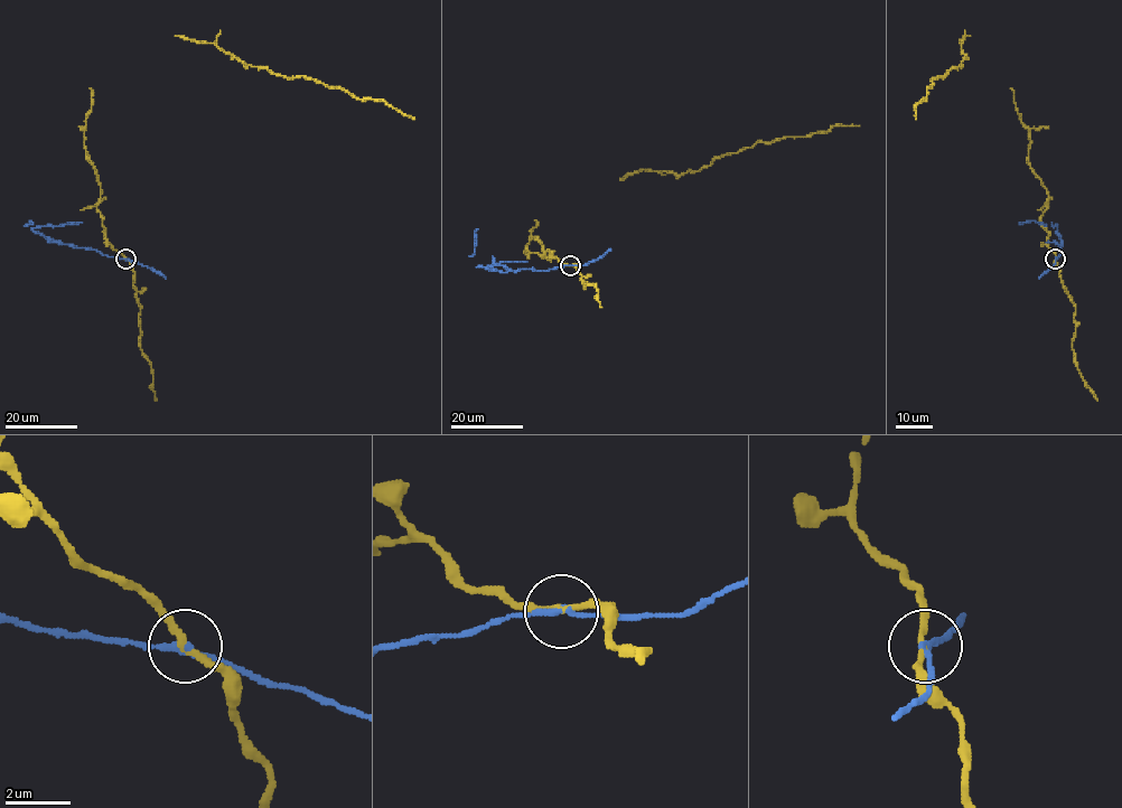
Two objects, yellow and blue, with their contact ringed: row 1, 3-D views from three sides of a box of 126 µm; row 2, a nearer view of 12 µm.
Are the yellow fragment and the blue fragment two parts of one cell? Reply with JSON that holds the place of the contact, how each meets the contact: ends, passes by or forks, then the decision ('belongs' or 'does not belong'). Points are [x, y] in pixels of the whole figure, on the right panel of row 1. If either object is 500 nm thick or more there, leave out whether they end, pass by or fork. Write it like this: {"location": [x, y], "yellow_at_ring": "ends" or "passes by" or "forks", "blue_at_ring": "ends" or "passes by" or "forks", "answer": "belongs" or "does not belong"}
{"location": [1055, 259], "yellow_at_ring": "passes by", "blue_at_ring": "passes by", "answer": "does not belong"}

